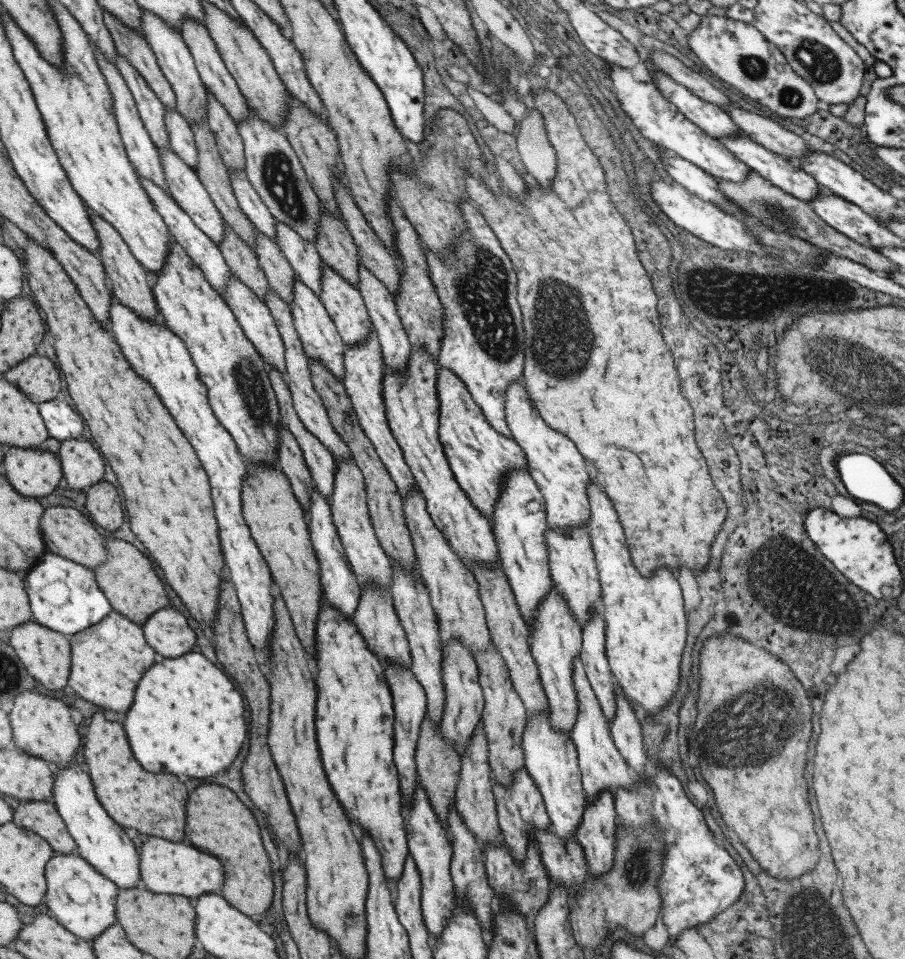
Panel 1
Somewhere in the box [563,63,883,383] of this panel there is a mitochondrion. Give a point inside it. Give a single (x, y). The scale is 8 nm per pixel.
(777, 214)

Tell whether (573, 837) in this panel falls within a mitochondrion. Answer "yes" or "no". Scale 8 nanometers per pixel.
no

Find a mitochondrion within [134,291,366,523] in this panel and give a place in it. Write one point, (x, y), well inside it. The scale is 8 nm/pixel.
(252, 389)

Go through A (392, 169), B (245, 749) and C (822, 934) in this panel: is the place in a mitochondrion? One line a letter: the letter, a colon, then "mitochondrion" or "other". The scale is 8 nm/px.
A: other
B: other
C: mitochondrion

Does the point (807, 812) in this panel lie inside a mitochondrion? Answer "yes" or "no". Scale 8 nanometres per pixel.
no

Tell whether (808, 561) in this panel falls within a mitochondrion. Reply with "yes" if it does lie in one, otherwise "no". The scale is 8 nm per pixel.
no

